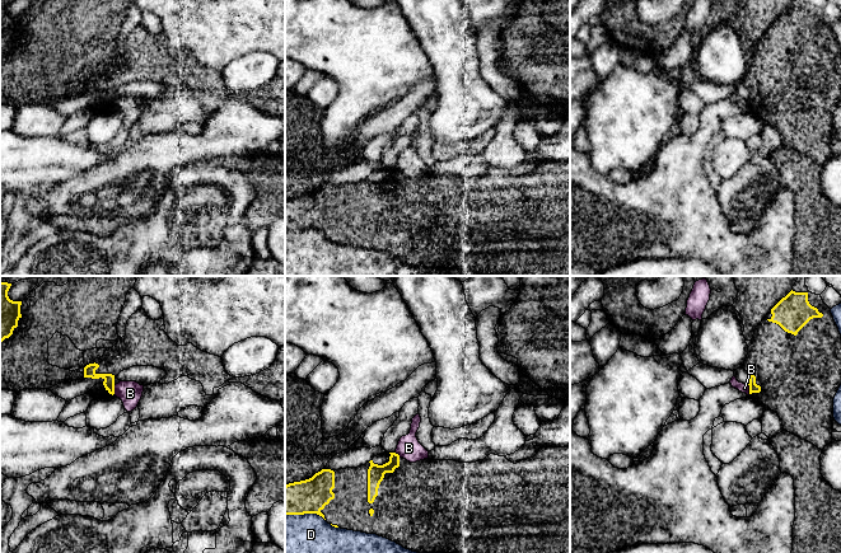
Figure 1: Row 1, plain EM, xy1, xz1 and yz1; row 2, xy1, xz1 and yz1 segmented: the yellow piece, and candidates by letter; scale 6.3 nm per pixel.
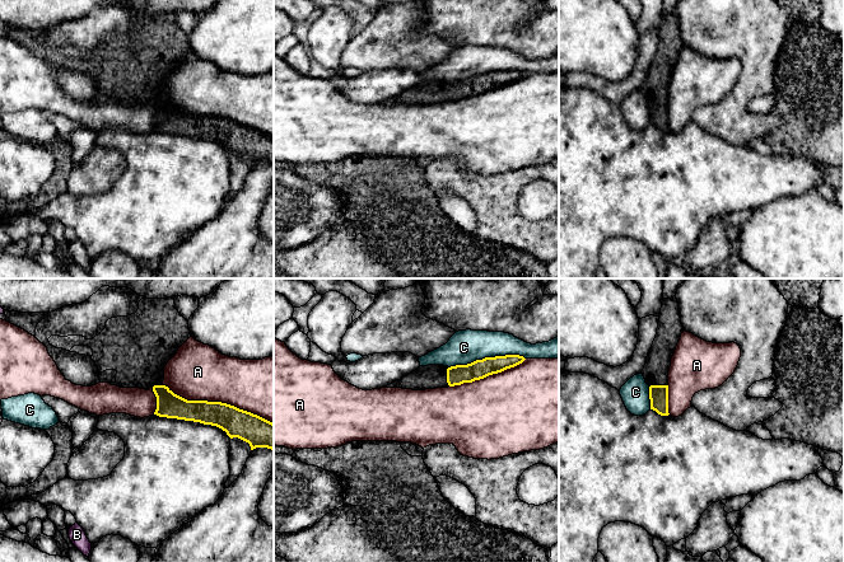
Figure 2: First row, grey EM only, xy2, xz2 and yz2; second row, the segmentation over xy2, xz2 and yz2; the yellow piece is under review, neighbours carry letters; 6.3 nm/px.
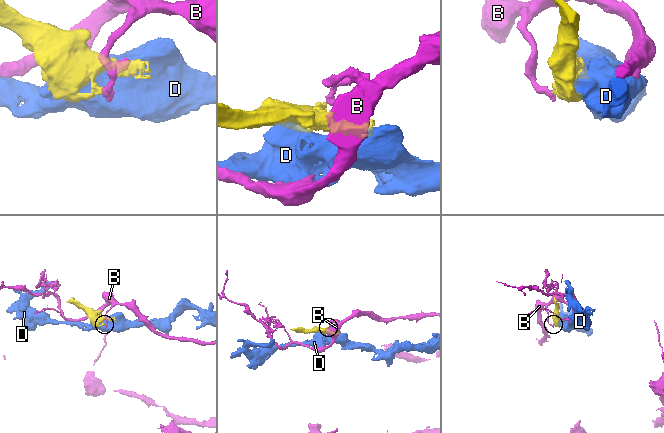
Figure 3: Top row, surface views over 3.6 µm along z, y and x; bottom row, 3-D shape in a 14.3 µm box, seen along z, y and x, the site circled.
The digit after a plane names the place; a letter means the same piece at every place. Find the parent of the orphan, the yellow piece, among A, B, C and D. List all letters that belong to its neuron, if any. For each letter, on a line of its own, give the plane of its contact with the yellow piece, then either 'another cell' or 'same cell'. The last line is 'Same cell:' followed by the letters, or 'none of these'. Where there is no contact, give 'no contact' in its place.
A: contact in xy2; another cell
B: contact in yz1; another cell
C: contact in xz2; another cell
D: contact in xz1; another cell
Same cell: none of these

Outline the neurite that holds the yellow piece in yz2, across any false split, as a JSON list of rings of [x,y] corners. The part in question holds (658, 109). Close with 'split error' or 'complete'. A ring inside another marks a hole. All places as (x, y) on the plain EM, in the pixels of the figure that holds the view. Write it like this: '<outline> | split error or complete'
[[[676,11],[663,14],[657,50],[642,86],[649,100],[651,125],[668,131],[668,86],[684,42]]] | split error

